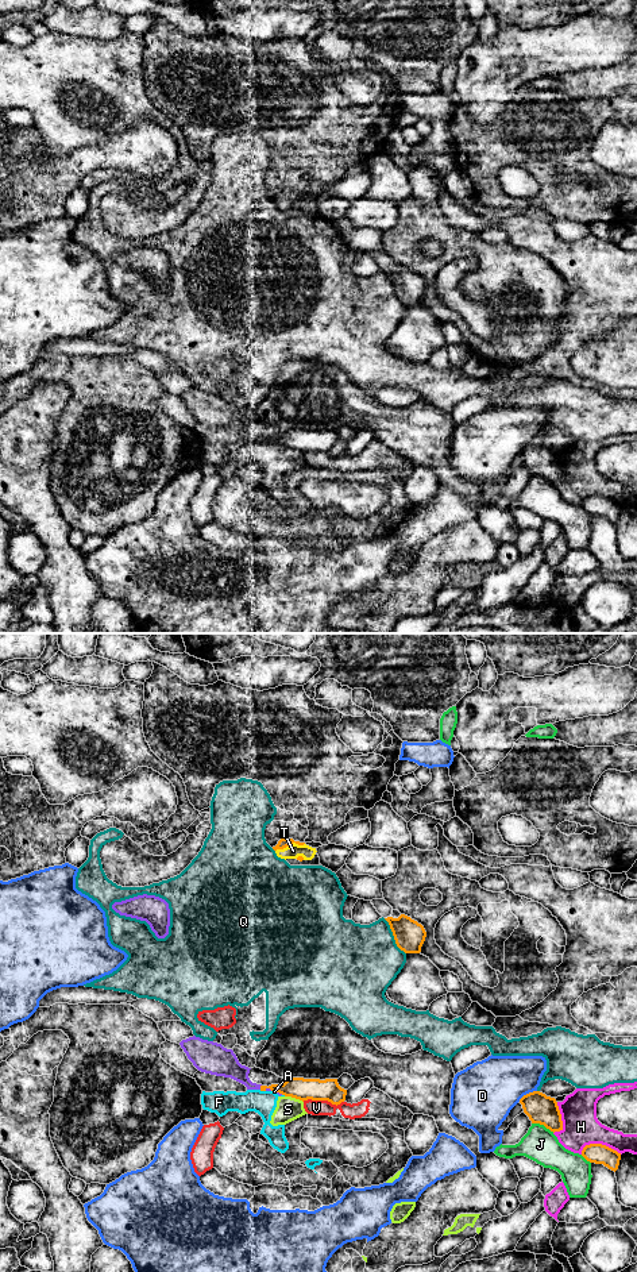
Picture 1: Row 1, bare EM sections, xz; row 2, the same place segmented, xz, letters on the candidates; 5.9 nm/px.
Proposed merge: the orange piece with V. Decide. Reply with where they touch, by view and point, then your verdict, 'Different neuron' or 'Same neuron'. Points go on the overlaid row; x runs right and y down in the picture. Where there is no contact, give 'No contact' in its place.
Touches orange at xz (323, 1099). Different neuron

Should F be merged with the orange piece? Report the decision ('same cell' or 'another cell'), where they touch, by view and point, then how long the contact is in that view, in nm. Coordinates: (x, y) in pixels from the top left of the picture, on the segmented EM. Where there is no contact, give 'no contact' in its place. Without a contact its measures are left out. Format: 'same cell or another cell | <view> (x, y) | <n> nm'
another cell | xz (262, 1090) | 40 nm

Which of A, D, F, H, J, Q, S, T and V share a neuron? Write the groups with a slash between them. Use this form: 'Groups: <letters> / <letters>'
Groups: A / D / F S / H / J / Q / T / V

